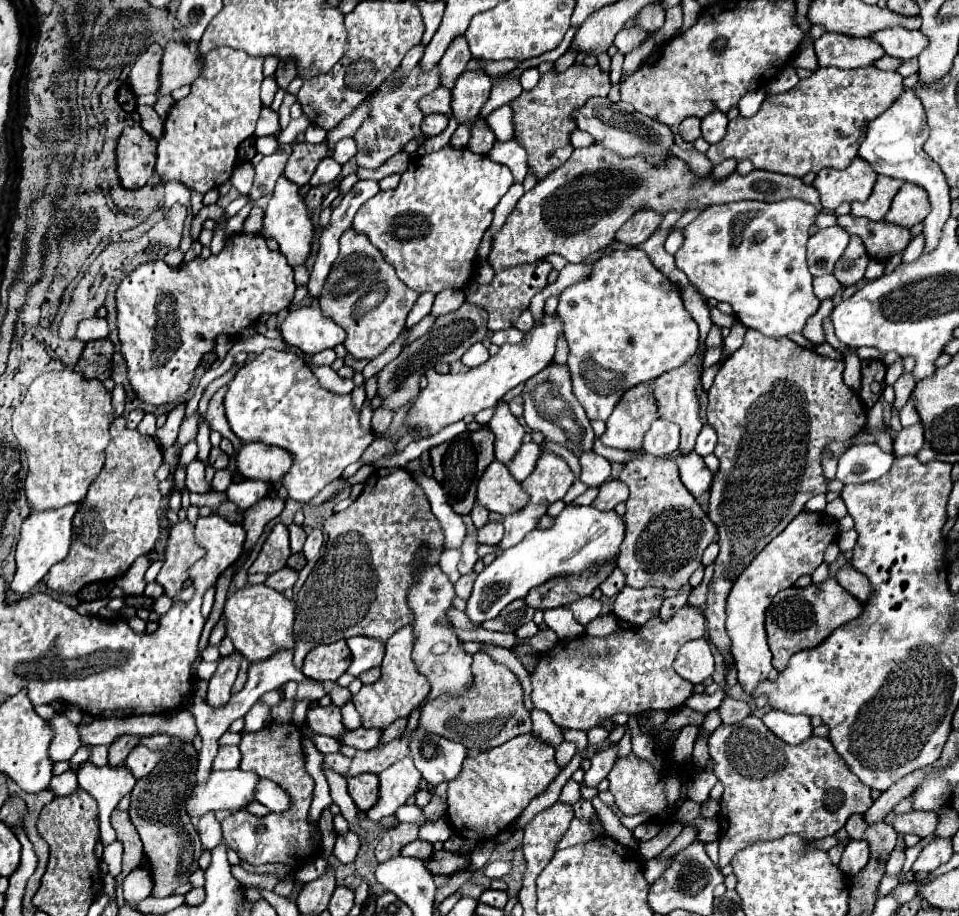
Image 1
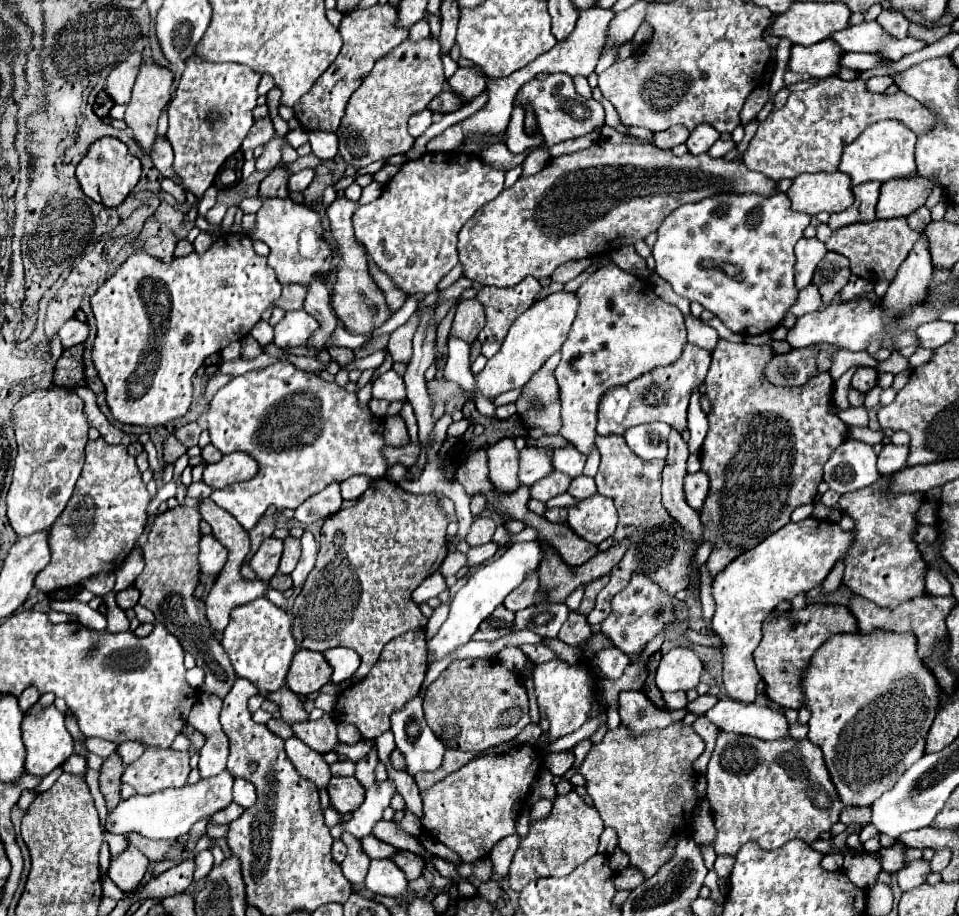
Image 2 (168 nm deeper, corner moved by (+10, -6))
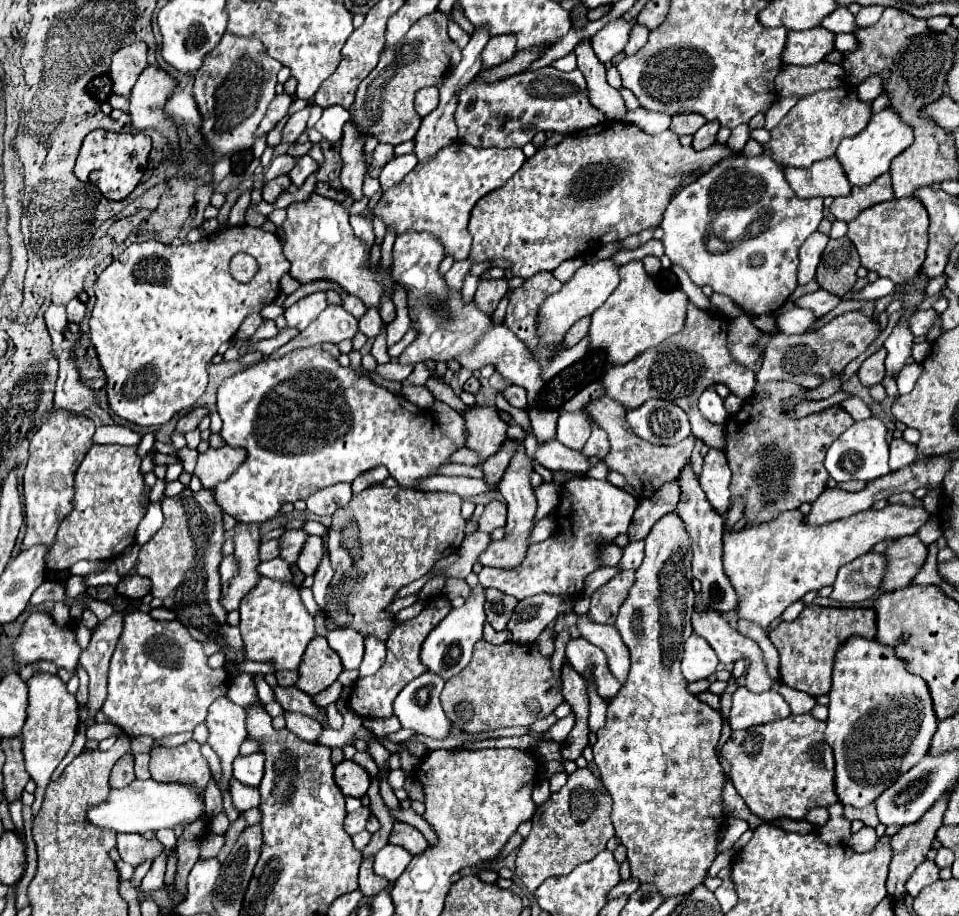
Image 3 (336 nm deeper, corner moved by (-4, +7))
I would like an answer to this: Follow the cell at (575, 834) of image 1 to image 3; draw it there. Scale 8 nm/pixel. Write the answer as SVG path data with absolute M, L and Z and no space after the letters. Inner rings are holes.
M578 769L568 775L568 783L562 791L552 793L548 801L536 809L532 831L520 845L516 857L516 875L532 895L548 877L568 875L580 863L594 859L606 849L608 839L614 837L610 811L612 799L608 791L600 787L600 781L590 773L590 769Z

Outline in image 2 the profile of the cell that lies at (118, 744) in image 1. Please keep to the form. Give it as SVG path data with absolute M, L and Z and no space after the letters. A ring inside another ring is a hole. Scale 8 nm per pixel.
M114 752L110 754L104 764L102 764L102 770L100 770L100 790L106 798L106 806L108 810L114 808L114 804L118 804L120 800L120 778L124 774L124 764L120 760L120 756Z

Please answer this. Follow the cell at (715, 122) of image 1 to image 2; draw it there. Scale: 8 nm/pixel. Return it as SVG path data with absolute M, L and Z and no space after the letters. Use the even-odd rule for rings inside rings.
M700 124L698 128L694 128L690 132L690 138L686 140L686 146L688 146L688 152L690 154L704 154L708 152L708 148L720 138L720 134L710 128L710 124Z

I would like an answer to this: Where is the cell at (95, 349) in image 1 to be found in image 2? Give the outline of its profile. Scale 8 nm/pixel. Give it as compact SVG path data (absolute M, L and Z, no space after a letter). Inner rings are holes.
M70 346L62 352L58 364L56 364L56 372L54 372L54 382L58 386L84 386L82 380L82 352L84 346Z

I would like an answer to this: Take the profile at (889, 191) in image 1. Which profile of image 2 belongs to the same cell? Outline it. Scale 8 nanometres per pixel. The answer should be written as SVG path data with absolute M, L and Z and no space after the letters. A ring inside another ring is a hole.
M866 182L866 184L854 186L852 192L854 192L854 204L850 208L846 208L844 212L830 214L828 226L832 230L838 230L838 228L854 224L854 222L872 222L876 218L880 182Z

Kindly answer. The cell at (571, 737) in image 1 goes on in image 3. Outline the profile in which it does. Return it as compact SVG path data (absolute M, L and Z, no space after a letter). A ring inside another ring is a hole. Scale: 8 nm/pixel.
M555 622L548 625L542 631L542 633L539 635L535 642L539 646L540 652L543 656L551 656L554 652L554 640L553 640L554 624Z

